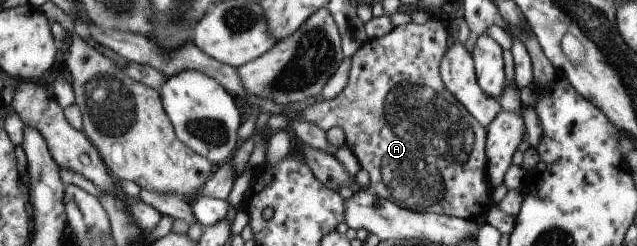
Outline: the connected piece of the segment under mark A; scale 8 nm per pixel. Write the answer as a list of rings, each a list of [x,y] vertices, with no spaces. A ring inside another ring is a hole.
[[[427,19],[422,25],[413,22],[398,25],[377,39],[366,39],[365,43],[362,43],[361,47],[350,57],[350,70],[345,87],[333,99],[322,99],[320,102],[311,101],[311,105],[307,106],[307,109],[304,109],[299,115],[305,121],[314,123],[323,131],[335,126],[341,127],[345,146],[355,156],[359,167],[367,171],[370,181],[369,187],[380,198],[388,199],[396,203],[399,207],[416,212],[433,212],[435,214],[444,214],[464,220],[471,220],[475,219],[478,215],[487,214],[493,202],[491,198],[492,189],[486,178],[486,155],[484,152],[486,128],[479,125],[477,120],[471,117],[467,110],[463,109],[440,80],[438,65],[449,44],[450,37],[448,29],[444,28],[437,20],[430,19]]]

